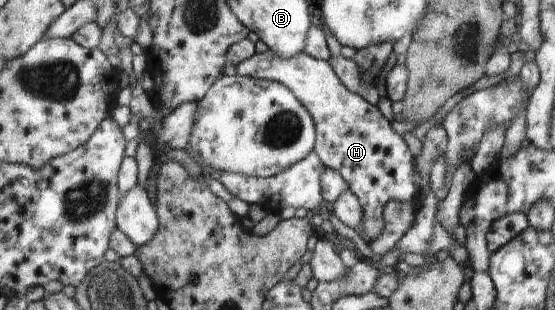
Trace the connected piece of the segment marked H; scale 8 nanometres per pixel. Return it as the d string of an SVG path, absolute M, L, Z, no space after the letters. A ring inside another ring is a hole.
M274 51L255 53L236 66L242 77L262 78L289 86L310 112L316 137L313 151L325 167L335 169L348 183L362 207L362 225L354 231L366 243L378 239L384 231L384 206L391 199L416 205L414 185L414 155L404 139L392 131L390 121L376 105L367 102L360 94L349 90L334 73L326 60L298 53L294 57L278 57Z

